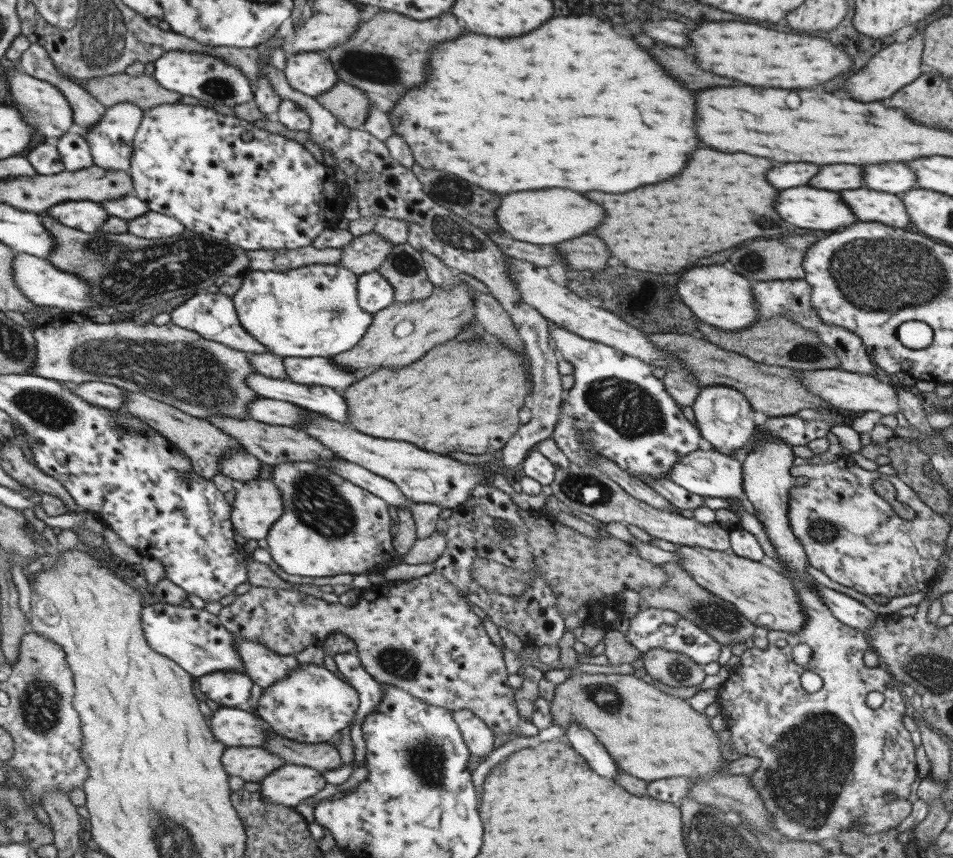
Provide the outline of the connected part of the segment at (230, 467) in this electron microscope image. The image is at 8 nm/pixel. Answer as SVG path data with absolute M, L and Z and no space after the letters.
M230 451L219 460L219 472L242 483L258 479L262 461L246 451Z

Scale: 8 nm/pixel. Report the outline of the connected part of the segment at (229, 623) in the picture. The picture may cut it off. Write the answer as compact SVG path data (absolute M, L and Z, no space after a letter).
M434 571L412 580L390 583L372 585L371 589L359 593L359 601L352 607L339 602L330 604L321 598L294 590L253 587L246 594L238 595L217 617L232 636L240 635L258 641L268 650L282 656L296 656L310 646L321 645L334 631L343 632L354 641L355 653L366 672L380 684L390 683L402 687L432 706L443 706L451 711L470 709L496 736L507 733L536 736L539 728L531 720L525 721L518 712L515 692L508 684L509 674L503 652L493 644L483 626L483 620L472 611L460 591Z

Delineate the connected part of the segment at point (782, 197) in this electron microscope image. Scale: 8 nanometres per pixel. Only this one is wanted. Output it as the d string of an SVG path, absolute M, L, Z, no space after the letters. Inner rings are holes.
M798 186L798 188L788 188L778 192L774 210L788 224L794 224L798 228L810 228L810 230L838 230L858 222L850 212L850 208L840 200L840 194L828 190L816 190L810 186Z

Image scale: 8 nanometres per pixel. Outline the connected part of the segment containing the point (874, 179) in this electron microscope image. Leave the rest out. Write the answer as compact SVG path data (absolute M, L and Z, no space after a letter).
M872 164L864 168L864 186L890 194L905 193L914 189L914 174L904 164Z

